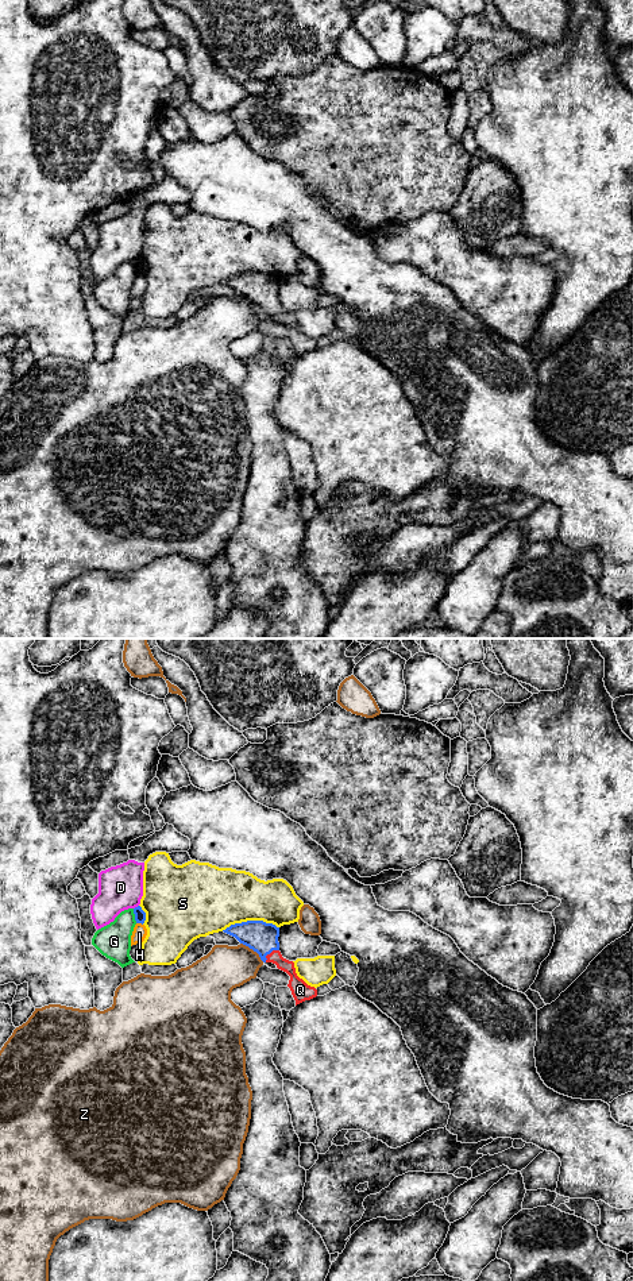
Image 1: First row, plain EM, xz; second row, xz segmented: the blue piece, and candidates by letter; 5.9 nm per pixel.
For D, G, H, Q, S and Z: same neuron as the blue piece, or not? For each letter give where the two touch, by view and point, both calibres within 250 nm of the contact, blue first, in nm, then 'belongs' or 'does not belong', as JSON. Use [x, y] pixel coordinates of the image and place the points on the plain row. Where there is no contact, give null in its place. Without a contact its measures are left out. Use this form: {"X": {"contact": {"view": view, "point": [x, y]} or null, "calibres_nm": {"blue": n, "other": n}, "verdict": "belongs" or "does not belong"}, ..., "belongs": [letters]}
{"D": {"contact": {"view": "xz", "point": [135, 259]}, "calibres_nm": {"blue": 60, "other": 260}, "verdict": "does not belong"}, "G": {"contact": {"view": "xz", "point": [135, 267]}, "calibres_nm": {"blue": 60, "other": 200}, "verdict": "does not belong"}, "H": {"contact": {"view": "xz", "point": [139, 274]}, "calibres_nm": {"blue": 60, "other": 90}, "verdict": "does not belong"}, "Q": {"contact": {"view": "xz", "point": [269, 305]}, "calibres_nm": {"blue": 180, "other": 90}, "verdict": "belongs"}, "S": {"contact": {"view": "xz", "point": [250, 273]}, "calibres_nm": {"blue": 180, "other": 380}, "verdict": "does not belong"}, "Z": {"contact": {"view": "xz", "point": [253, 301]}, "calibres_nm": {"blue": 180, "other": 260}, "verdict": "does not belong"}, "belongs": ["Q"]}

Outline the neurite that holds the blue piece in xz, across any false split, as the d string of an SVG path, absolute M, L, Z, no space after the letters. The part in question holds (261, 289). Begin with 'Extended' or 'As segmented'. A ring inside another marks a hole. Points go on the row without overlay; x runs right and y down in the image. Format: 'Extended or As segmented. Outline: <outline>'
Extended. Outline: M247 273L231 277L223 283L256 304L263 315L273 315L290 328L287 339L296 358L317 348L317 342L297 328L294 315L282 309L278 294L279 279L263 273Z

